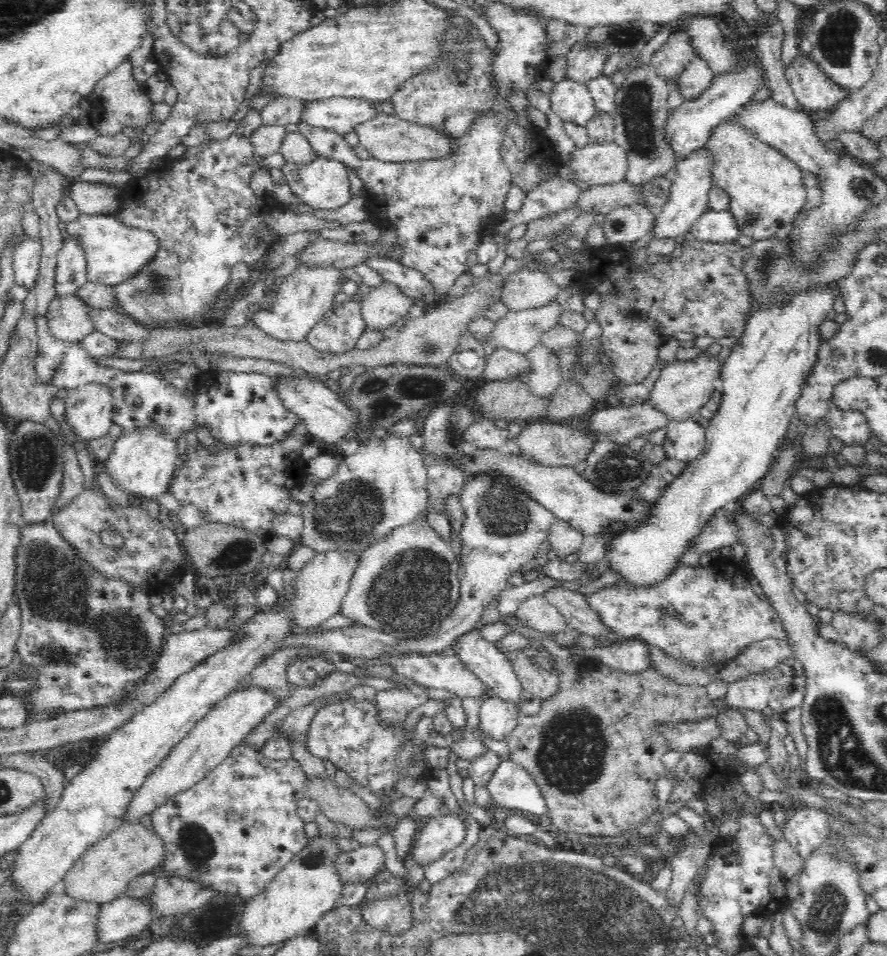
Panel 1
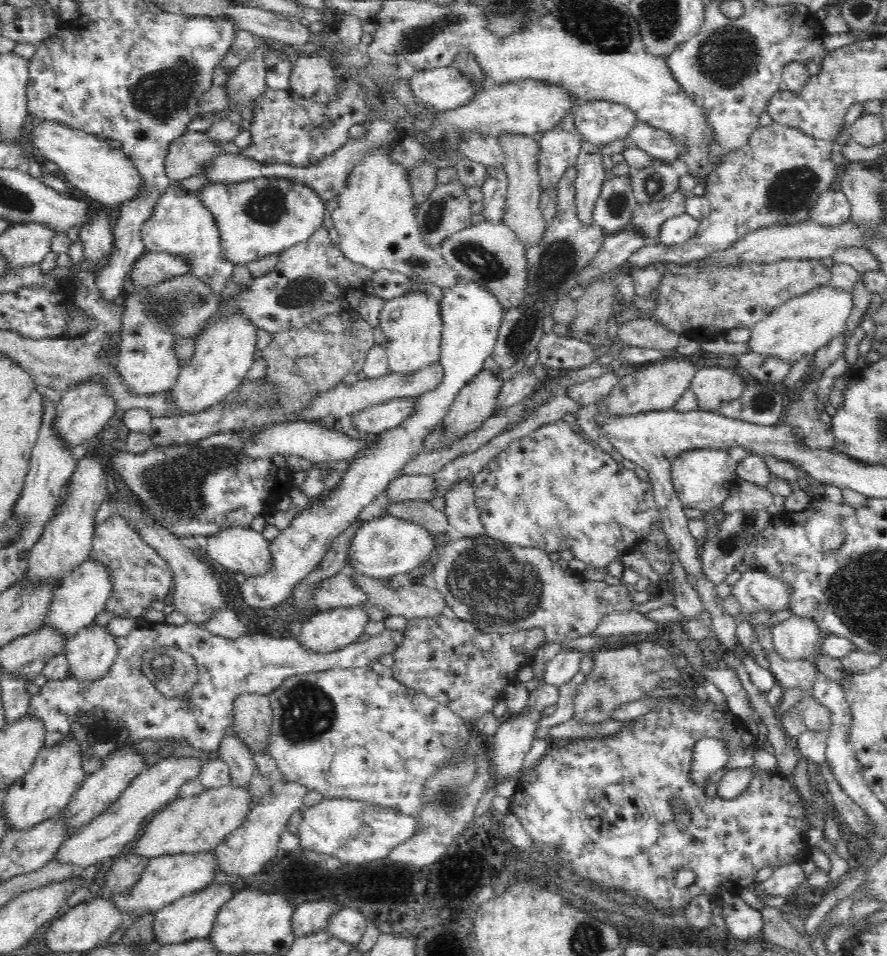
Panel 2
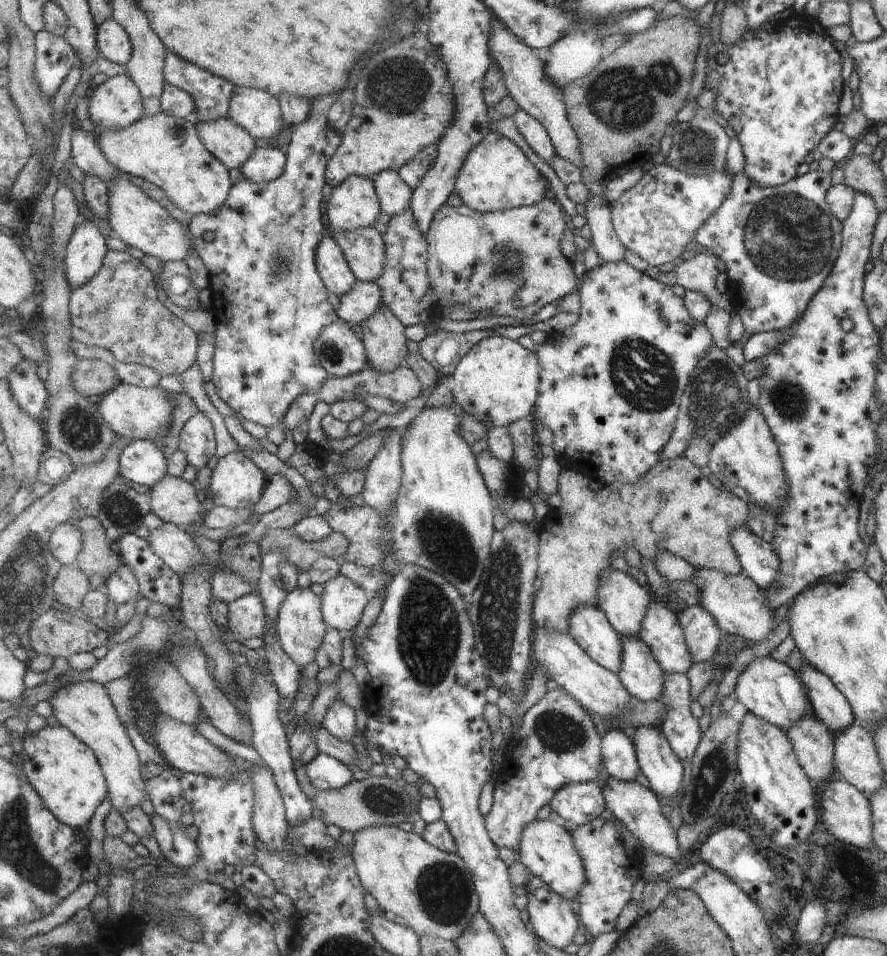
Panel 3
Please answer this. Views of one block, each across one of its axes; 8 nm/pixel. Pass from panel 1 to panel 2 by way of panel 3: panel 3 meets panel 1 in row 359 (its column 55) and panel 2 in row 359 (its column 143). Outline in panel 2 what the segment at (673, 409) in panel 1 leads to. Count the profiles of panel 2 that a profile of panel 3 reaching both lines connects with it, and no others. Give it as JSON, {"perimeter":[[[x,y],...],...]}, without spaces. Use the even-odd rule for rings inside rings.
{"perimeter":[[[822,285],[805,295],[797,296],[774,309],[764,320],[750,328],[751,354],[764,359],[778,359],[782,363],[798,362],[808,354],[814,354],[833,338],[845,332],[846,322],[852,314],[853,295],[838,291],[830,285]]]}

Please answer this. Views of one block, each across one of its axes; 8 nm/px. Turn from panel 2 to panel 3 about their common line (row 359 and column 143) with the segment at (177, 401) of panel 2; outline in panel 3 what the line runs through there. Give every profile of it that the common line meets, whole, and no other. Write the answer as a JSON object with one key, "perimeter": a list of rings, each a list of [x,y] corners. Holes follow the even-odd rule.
{"perimeter":[[[119,172],[119,176],[108,183],[109,226],[129,247],[139,249],[143,254],[157,258],[161,264],[184,262],[193,252],[191,238],[187,228],[179,222],[160,201],[149,196],[145,190],[135,186],[129,180],[129,172]]]}

